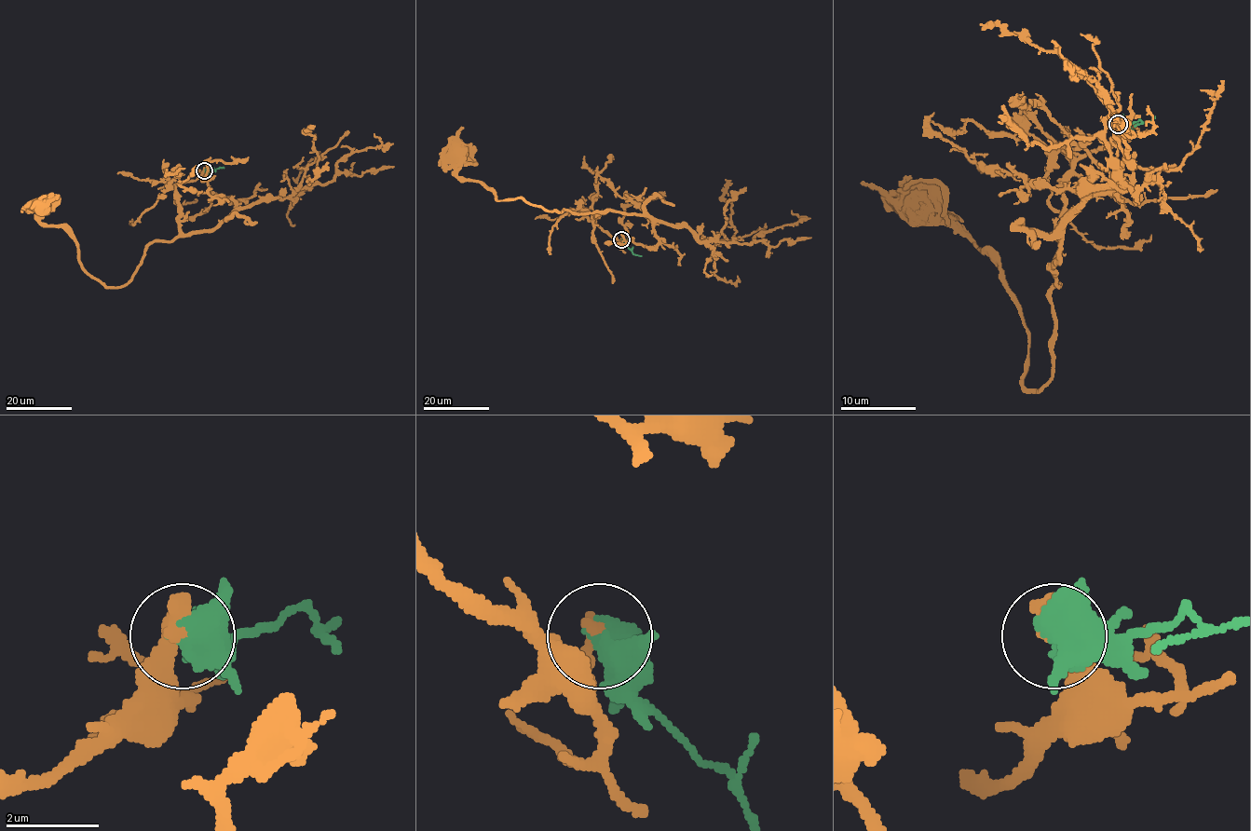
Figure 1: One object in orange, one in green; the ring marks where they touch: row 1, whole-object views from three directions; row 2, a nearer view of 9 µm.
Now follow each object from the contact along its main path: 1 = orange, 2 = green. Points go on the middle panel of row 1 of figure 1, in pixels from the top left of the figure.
1: (622, 239), (593, 222), (596, 211), (499, 201), (480, 183), (457, 175), (458, 151)
2: (622, 239), (633, 253), (641, 255)

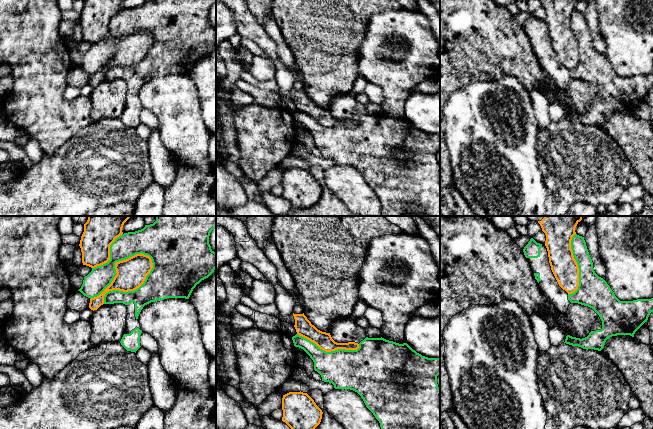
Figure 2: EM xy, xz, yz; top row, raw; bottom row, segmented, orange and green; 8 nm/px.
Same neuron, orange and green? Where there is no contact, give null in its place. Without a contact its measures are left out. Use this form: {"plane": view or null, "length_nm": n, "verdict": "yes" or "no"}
{"plane": "xy", "length_nm": 600, "verdict": "no"}

